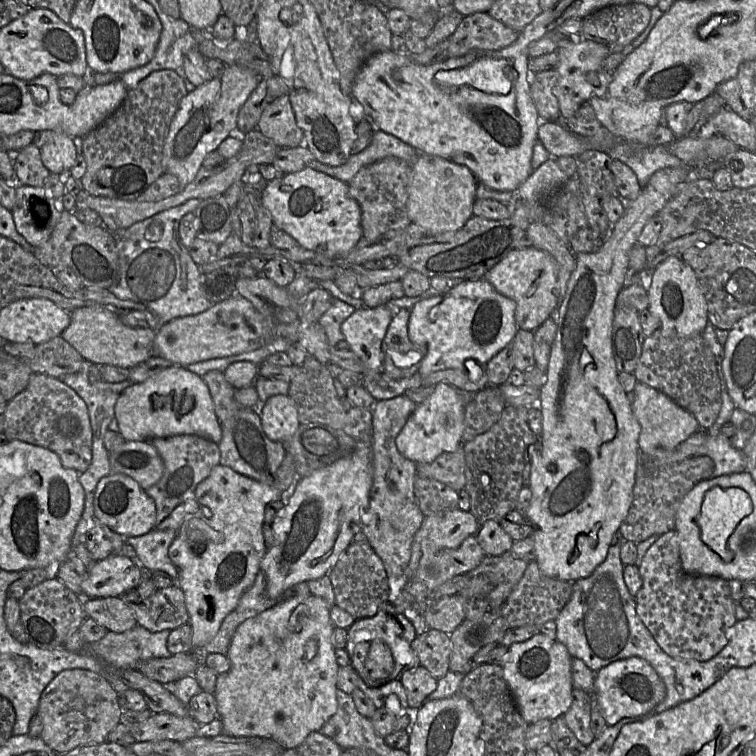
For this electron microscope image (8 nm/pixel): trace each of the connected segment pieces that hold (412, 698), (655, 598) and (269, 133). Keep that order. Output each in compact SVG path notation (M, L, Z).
M422 665L410 668L400 676L407 695L408 705L418 709L437 688L438 680Z
M675 530L659 536L638 568L642 586L635 596L636 611L666 654L679 660L706 661L726 646L730 630L737 622L737 602L731 596L729 583L719 577L686 574Z
M289 94L274 99L262 112L257 129L279 148L295 148L303 143L303 131L296 123Z

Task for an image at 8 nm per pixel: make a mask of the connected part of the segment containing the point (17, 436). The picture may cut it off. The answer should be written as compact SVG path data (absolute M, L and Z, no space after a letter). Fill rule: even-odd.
M33 373L27 388L7 403L4 416L6 418L4 435L8 441L17 440L49 449L59 456L64 467L73 469L79 474L89 468L92 461L93 432L88 408L84 400L62 379Z

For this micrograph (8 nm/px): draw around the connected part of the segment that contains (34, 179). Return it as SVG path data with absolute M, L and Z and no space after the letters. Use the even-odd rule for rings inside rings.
M31 143L13 154L15 183L33 187L44 186L50 171L41 160L41 148Z

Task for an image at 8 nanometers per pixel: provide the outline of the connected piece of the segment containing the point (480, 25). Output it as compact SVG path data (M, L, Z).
M486 12L464 16L448 38L448 57L460 57L470 51L495 51L512 44L518 32L506 27Z

